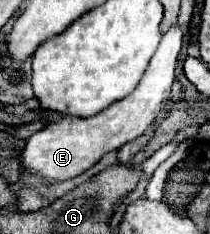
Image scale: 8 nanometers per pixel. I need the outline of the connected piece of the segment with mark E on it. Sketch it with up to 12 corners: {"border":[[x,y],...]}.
{"border":[[185,28],[161,38],[139,86],[89,118],[33,134],[21,166],[47,184],[139,138],[171,98]]}

